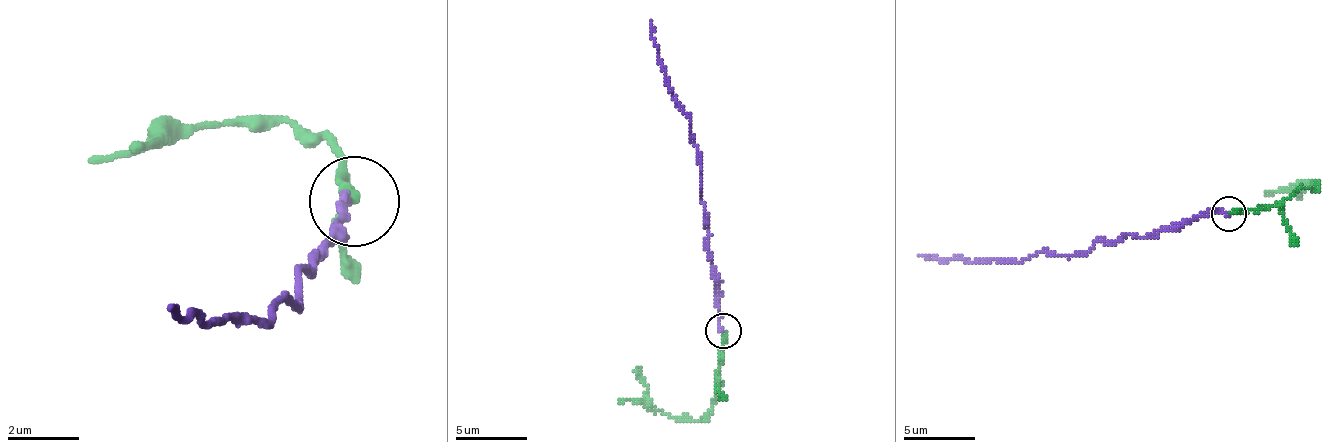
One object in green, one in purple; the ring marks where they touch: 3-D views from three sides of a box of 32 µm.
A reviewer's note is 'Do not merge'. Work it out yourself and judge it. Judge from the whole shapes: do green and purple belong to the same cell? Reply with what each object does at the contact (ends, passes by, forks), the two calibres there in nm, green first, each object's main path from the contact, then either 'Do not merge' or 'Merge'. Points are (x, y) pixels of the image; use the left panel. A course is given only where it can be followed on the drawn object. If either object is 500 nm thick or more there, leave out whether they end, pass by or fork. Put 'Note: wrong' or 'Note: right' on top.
Note: right
At the ring green ends. At the ring purple ends. Thickness 180 nm (green) against 160 nm. Course of green: (352, 199), (343, 190), (343, 154), (289, 127), (199, 127), (136, 154). Course of purple: (352, 199), (298, 271), (298, 307), (280, 298), (271, 325), (208, 325), (172, 307). Do not merge

